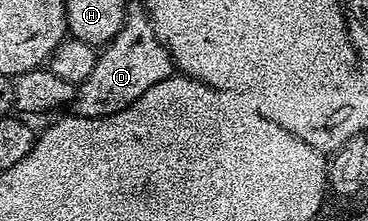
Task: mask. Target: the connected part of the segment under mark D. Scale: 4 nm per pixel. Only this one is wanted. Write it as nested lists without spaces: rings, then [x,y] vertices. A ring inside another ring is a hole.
[[[133,21],[125,23],[121,27],[119,34],[121,39],[115,39],[117,43],[111,41],[113,47],[102,48],[105,59],[97,56],[94,65],[97,71],[91,71],[88,79],[89,83],[78,83],[76,89],[81,95],[75,93],[71,104],[72,114],[76,115],[81,111],[79,117],[99,117],[103,115],[114,115],[121,112],[127,105],[133,104],[136,100],[147,93],[147,47],[141,47],[139,43],[139,33],[133,33]]]

